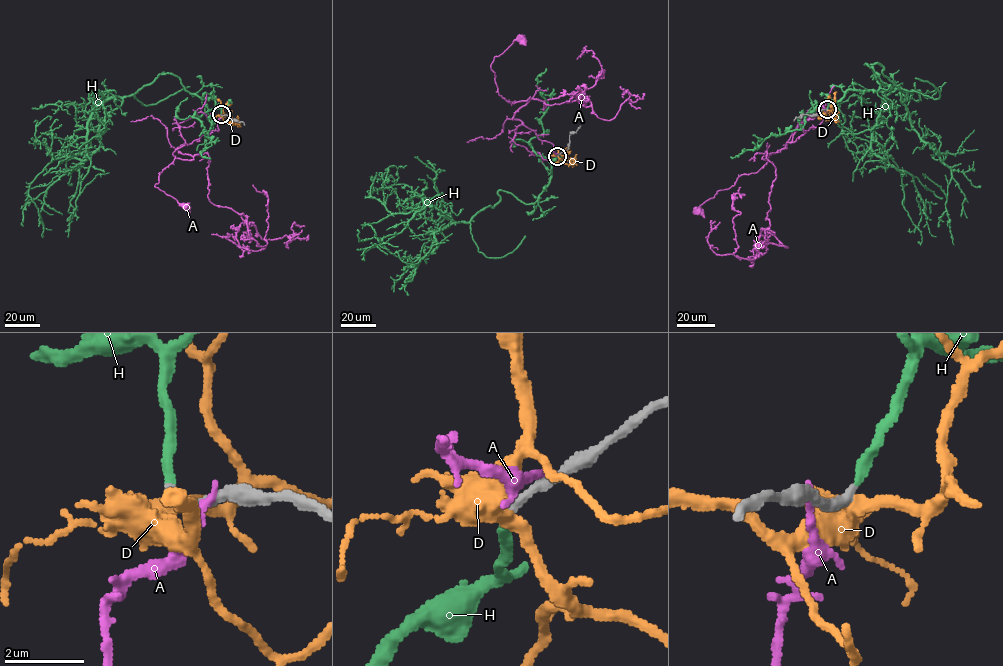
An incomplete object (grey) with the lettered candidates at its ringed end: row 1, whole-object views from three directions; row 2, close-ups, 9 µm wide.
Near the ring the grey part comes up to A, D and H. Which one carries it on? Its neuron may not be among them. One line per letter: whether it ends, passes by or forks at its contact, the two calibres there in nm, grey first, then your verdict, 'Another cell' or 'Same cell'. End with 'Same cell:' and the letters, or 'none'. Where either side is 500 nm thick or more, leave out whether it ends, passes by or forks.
A: It ends there. Thickness 280 nm (grey) against 200 nm. Another cell
D: It forks there. Thickness 280 nm (grey) against 440 nm. Another cell
H: It ends there. Thickness 260 nm (grey) against 240 nm. Same cell
Same cell: H

